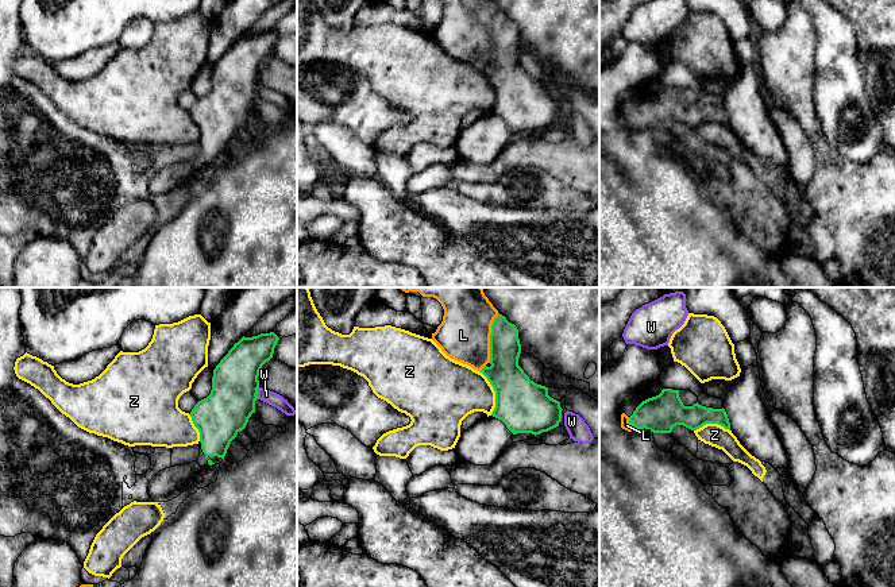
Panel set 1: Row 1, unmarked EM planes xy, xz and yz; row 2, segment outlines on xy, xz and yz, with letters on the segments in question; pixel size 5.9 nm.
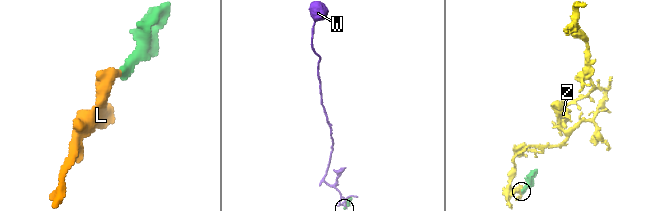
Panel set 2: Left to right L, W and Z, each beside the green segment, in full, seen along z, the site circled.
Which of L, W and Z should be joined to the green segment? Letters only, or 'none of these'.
L

